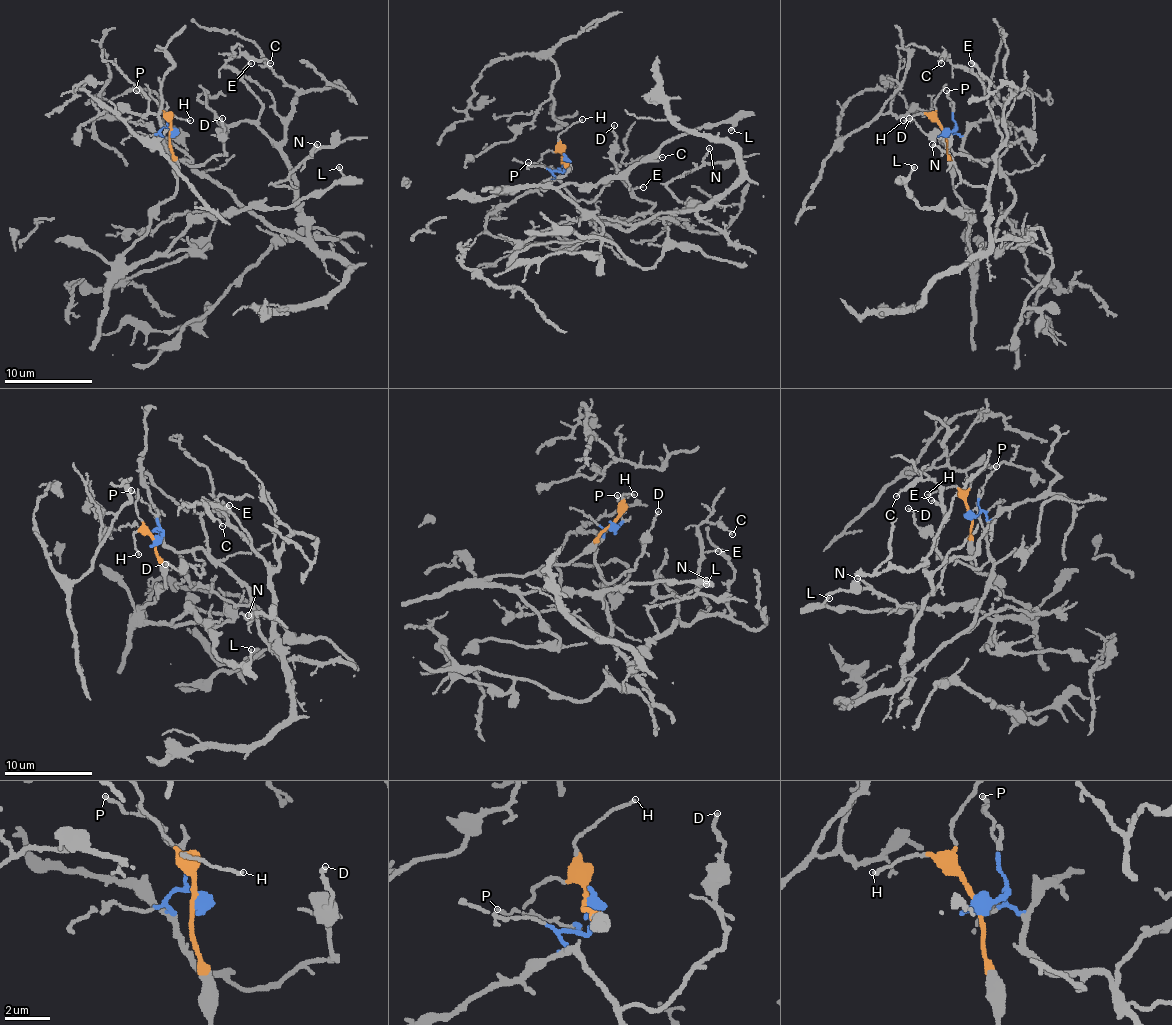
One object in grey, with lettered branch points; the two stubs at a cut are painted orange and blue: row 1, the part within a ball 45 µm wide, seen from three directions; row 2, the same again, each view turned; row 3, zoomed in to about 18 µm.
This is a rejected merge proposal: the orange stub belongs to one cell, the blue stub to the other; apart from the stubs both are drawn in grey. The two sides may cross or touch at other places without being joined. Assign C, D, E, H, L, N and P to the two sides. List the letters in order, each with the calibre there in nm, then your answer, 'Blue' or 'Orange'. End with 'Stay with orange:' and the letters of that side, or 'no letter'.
C: Thickness 100 nm. Blue
D: Thickness 120 nm. Blue
E: Thickness 100 nm. Blue
H: Thickness 130 nm. Orange
L: Thickness 150 nm. Orange
N: Thickness 140 nm. Blue
P: Thickness 130 nm. Blue
Stay with orange: H, L

